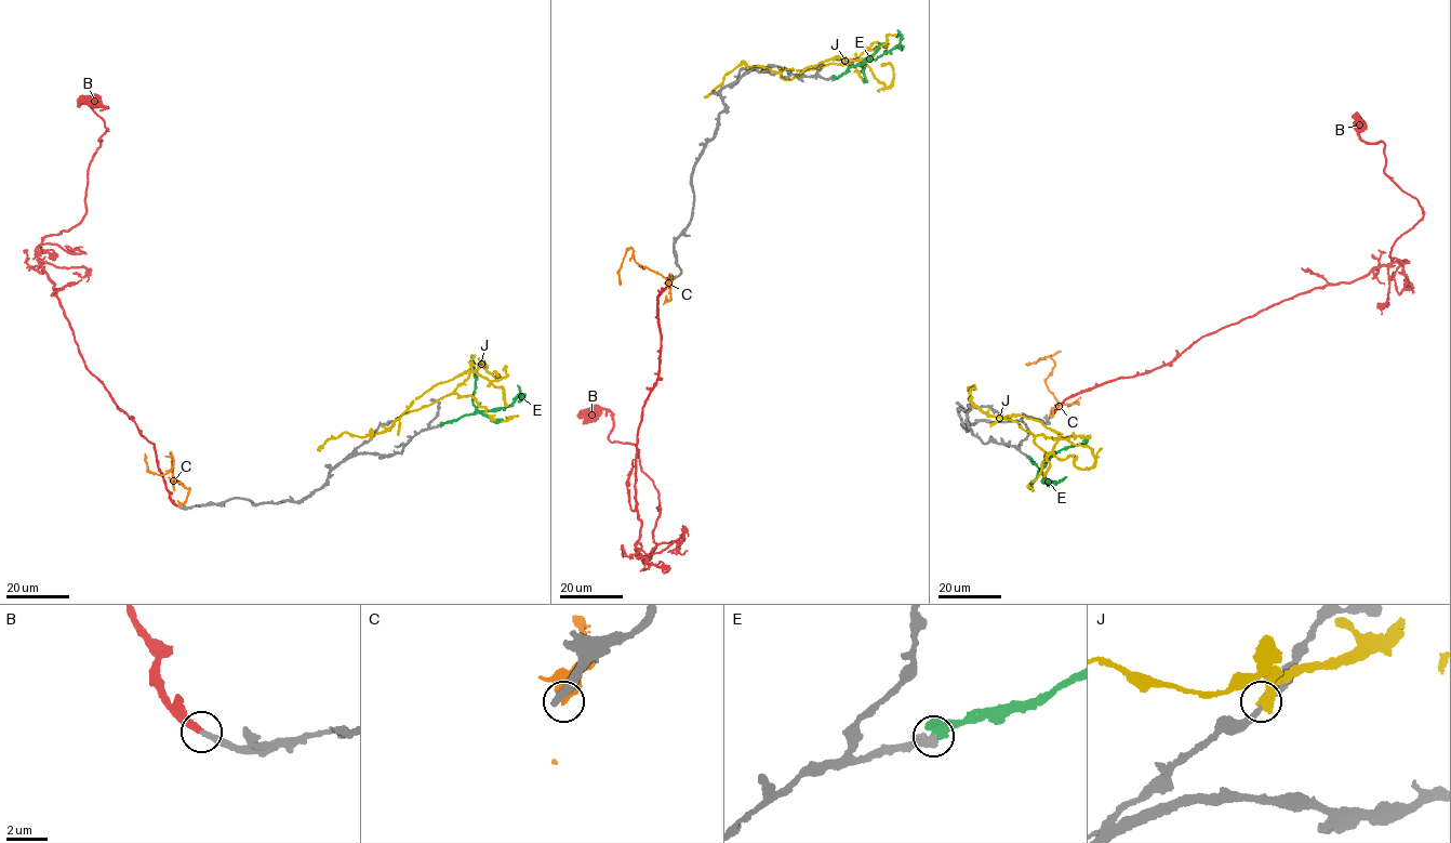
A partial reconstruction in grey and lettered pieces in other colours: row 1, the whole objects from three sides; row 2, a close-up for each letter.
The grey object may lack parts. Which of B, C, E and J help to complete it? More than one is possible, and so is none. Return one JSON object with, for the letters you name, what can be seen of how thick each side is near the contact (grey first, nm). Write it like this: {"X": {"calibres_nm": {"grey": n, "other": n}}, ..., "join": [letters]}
{"B": {"calibres_nm": {"grey": 280, "other": 320}}, "join": ["B"]}

